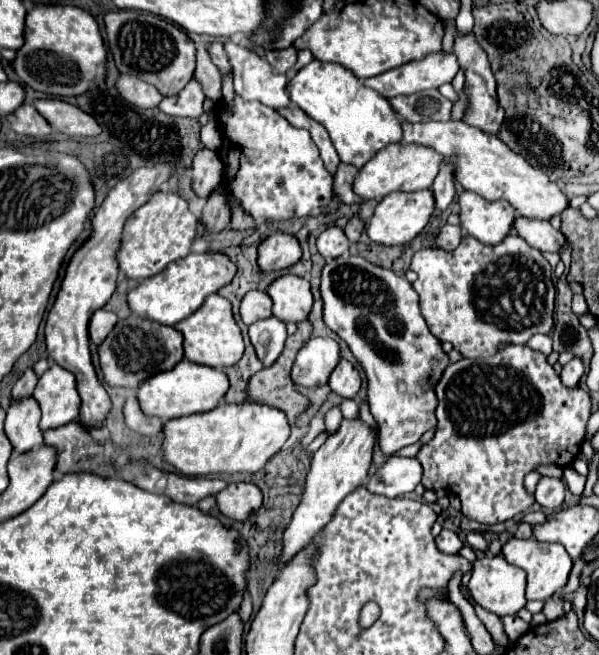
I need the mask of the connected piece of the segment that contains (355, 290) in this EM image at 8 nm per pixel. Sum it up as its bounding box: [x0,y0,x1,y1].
[321,252,449,456]

